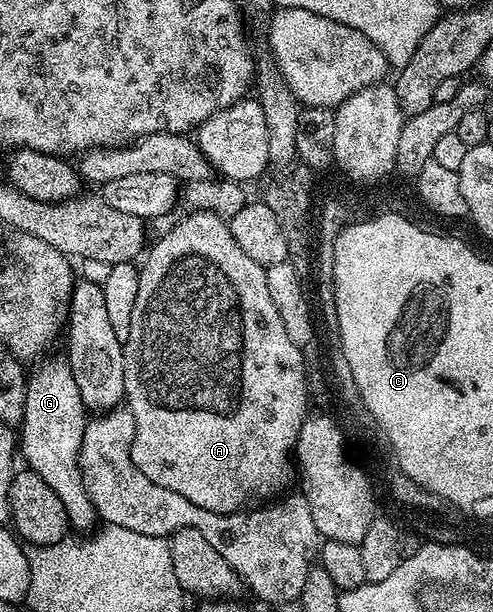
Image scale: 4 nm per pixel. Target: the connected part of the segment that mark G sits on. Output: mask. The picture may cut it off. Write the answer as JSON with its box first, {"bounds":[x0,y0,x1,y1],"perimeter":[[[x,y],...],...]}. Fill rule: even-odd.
{"bounds":[19,356,98,530],"perimeter":[[[64,356],[48,357],[28,378],[25,413],[19,422],[19,453],[22,458],[25,456],[24,464],[33,469],[35,475],[55,491],[55,495],[59,495],[70,526],[74,530],[92,530],[93,521],[96,522],[98,516],[89,492],[85,490],[85,478],[79,464],[87,410],[68,360]]]}

